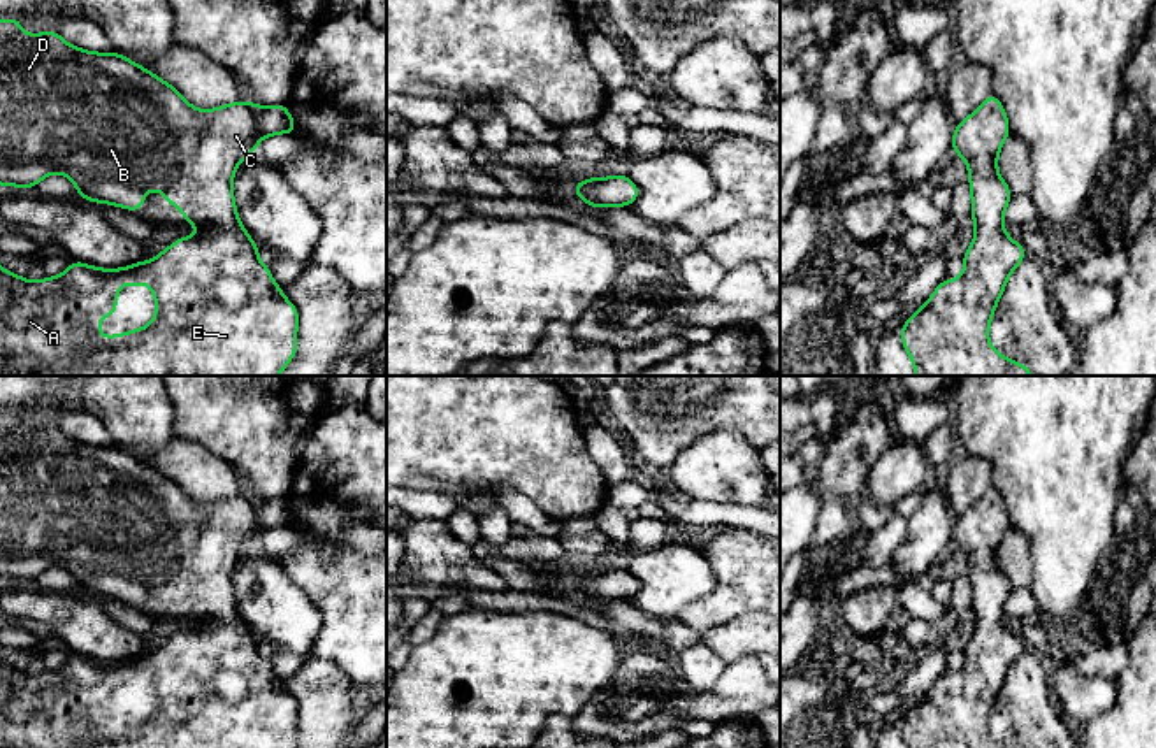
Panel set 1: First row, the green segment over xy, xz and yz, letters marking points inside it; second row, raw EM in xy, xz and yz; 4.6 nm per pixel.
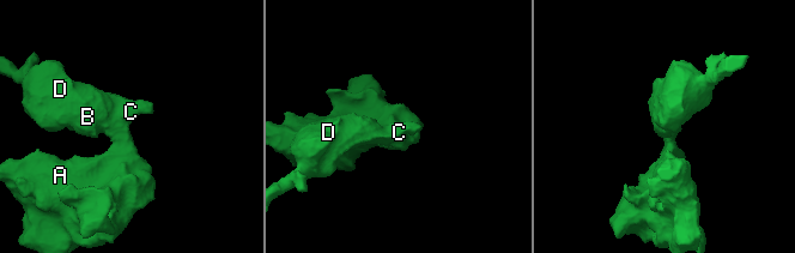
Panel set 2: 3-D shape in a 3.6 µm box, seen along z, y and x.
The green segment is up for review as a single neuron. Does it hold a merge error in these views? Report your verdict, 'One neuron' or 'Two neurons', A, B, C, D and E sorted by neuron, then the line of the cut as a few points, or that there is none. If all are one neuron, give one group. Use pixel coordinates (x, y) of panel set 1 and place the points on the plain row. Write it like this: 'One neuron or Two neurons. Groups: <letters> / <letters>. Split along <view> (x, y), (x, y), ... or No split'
One neuron. Groups: A B C D E. No split

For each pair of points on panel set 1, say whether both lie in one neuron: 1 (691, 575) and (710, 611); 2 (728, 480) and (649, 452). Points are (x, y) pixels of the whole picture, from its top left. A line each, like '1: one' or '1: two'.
1: two
2: two

